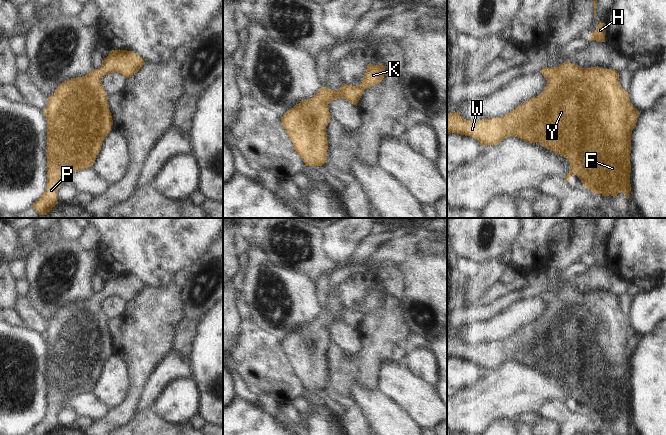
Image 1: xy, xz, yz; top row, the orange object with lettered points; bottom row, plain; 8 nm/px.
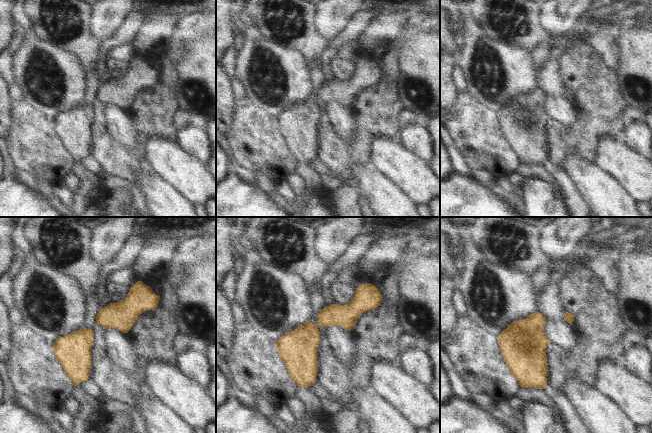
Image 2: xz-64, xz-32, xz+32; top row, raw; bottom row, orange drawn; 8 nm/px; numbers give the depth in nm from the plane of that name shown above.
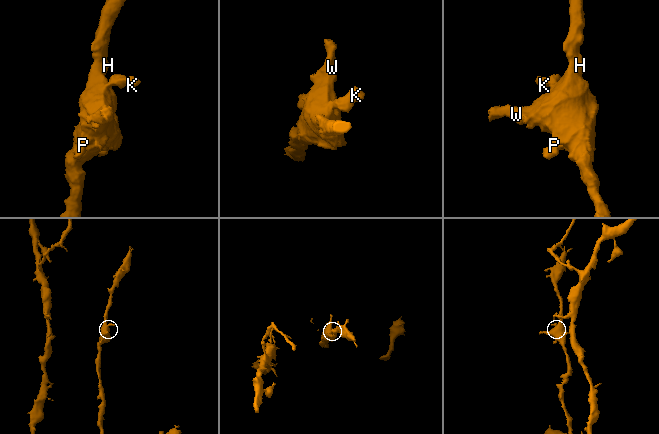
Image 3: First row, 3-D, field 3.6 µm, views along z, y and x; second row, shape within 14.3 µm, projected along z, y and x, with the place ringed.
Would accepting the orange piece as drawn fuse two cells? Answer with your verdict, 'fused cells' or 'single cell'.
single cell

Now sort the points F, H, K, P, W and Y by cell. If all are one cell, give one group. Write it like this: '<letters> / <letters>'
F H K P W Y

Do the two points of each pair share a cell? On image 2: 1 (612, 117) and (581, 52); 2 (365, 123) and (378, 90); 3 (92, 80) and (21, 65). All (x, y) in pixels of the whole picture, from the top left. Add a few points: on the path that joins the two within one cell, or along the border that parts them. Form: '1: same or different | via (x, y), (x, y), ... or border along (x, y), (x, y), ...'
1: same | via (597, 101), (595, 86), (581, 68)
2: same | via (373, 115), (374, 98)
3: different | border along (85, 73), (83, 102)

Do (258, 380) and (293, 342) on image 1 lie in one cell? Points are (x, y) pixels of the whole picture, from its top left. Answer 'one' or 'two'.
two

